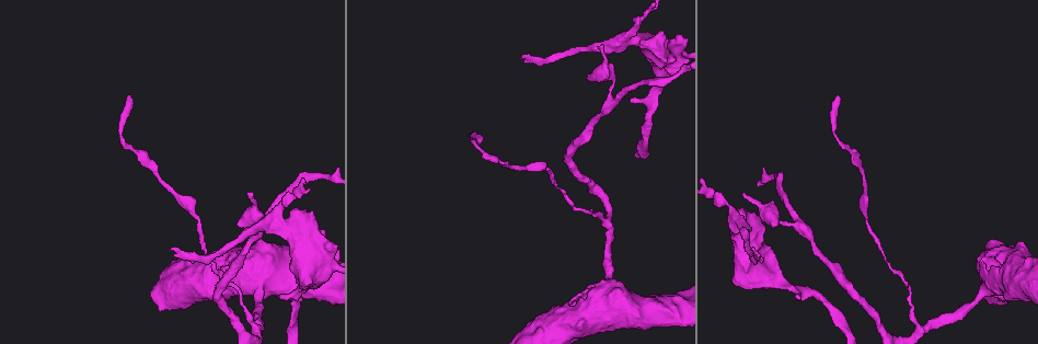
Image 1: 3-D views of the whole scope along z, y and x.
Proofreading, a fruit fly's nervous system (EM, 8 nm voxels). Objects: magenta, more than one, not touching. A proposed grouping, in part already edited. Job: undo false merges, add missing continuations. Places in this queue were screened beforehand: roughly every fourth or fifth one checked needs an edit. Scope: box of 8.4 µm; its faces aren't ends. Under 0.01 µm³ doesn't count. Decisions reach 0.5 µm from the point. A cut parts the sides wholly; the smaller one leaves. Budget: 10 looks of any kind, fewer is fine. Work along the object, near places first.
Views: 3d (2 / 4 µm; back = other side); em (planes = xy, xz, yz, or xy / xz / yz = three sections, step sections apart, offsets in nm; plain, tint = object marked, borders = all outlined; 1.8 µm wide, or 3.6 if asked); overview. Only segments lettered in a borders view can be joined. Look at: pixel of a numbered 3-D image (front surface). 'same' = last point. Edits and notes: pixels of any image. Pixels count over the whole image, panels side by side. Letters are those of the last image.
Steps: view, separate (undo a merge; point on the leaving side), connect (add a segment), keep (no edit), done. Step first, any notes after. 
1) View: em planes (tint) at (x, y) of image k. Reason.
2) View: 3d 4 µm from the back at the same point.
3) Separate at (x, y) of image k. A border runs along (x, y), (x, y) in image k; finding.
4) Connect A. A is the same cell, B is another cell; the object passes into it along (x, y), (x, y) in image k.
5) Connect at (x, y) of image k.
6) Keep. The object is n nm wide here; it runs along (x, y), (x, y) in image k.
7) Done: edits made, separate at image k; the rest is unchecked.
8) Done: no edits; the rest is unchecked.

View: 3d 4 µm at (735, 236) of image 1.

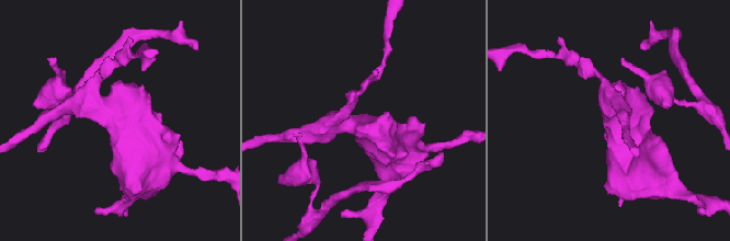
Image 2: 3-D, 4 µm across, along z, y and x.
View: em 3.6 µm planes (borders) at (361, 123) of image 2. Shape alone is not enough.

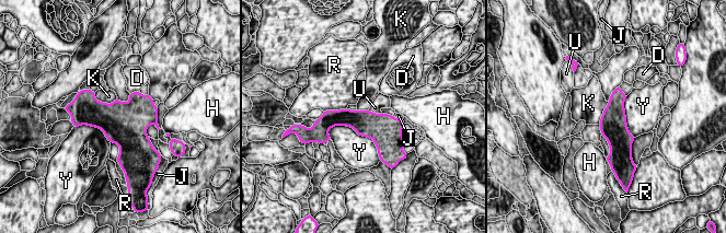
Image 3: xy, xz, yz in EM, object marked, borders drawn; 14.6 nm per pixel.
Keep. D, H, J, K, R, U and Y are other cells; a border runs along (94, 92), (102, 102), (117, 97) in image 3; continuous, no second neuron.

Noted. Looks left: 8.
View: em yz step 4 (plain) at (157, 176) of image 1. A narrow waist.

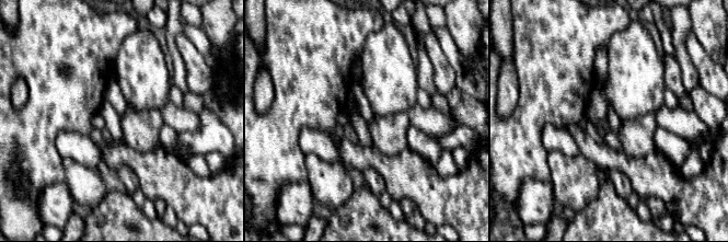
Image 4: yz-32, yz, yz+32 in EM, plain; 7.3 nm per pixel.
View: em yz step 4 (borders) at the same point. See the neighbours.

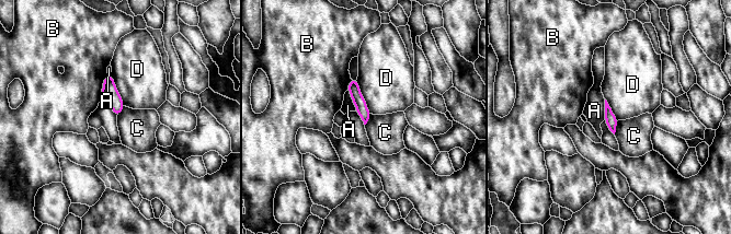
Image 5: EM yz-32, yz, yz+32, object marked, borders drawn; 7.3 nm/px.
Keep. A, B, C and D are other cells; a border runs along (618, 120), (614, 133) in image 5; one neuron here.

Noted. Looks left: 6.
View: em xy step 16 (borders) at (521, 55) of image 1. Free end.

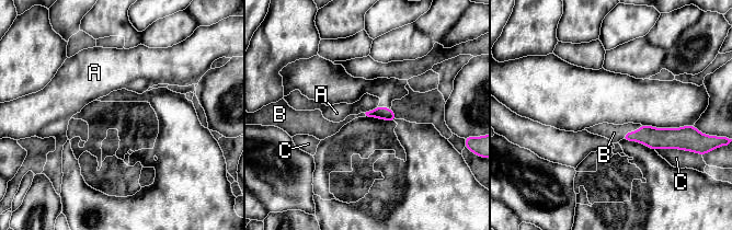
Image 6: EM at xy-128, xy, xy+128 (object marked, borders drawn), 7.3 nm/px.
View: em xz step 8 (borders) at the same point. Cut it another way.

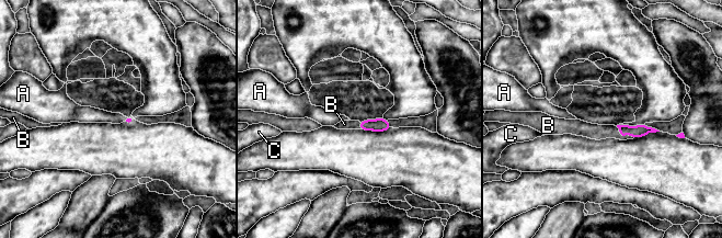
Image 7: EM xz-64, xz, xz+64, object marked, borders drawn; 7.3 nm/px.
Connect B. B is the same cell, A and C are other cells; it goes on there.

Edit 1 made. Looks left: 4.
View: overview. Redraw.

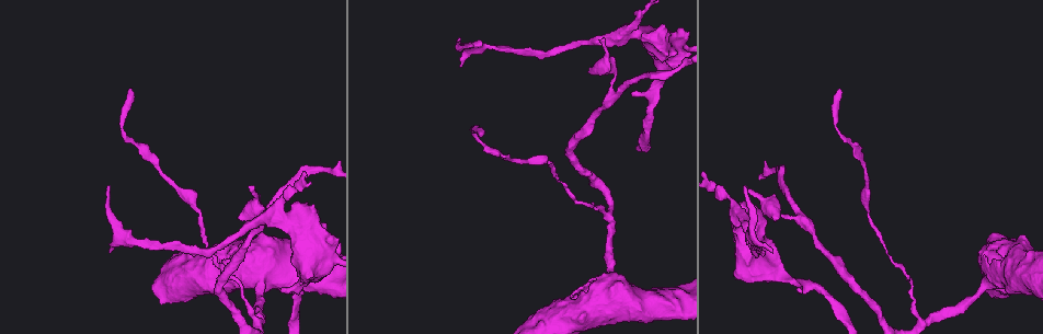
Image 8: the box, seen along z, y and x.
View: 3d 2 µm at (801, 293) of image 8. Free end.

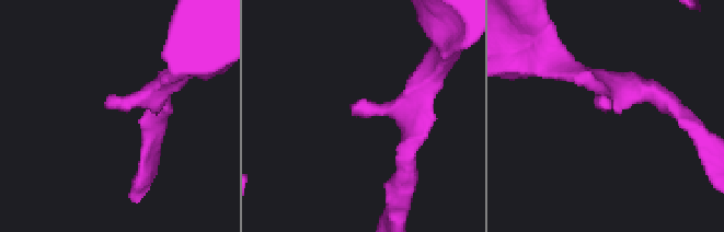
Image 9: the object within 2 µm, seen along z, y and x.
View: em xz step 16 (tint) at (352, 112) of image 9.

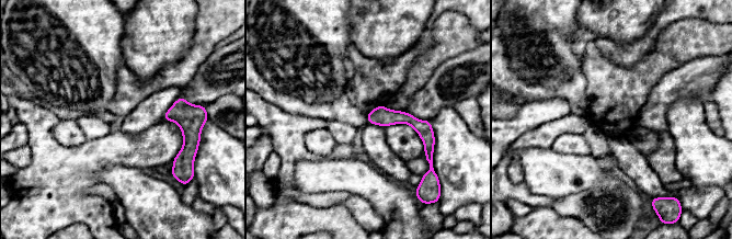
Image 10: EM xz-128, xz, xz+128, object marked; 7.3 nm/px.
View: em planes (borders) at the same point.

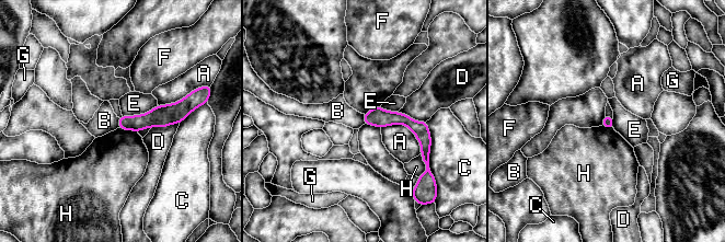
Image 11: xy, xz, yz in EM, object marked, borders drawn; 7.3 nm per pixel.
Keep. A, B, C, D, E, F, G and H are other cells; it runs along (366, 116), (403, 118), (426, 145) in image 11; no lettered segment goes on from it.

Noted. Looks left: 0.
Done: edits made, connect at image 7; the rest is unchecked.

